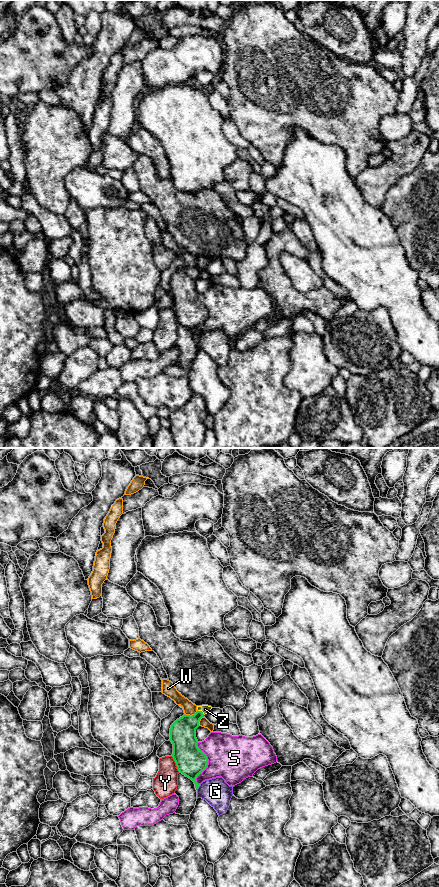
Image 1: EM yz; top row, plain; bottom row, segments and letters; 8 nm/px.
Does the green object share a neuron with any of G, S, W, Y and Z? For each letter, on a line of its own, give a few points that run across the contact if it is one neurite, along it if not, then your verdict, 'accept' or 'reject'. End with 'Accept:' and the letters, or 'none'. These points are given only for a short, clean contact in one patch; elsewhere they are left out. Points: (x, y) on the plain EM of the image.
G: reject
S: reject
W: reject
Y: reject
Z: line yz (183, 283), (201, 263), (205, 261); accept
Accept: Z

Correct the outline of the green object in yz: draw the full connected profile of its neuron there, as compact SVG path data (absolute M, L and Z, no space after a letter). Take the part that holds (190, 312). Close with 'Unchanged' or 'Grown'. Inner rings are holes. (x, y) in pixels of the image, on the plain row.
M208 257L197 258L197 264L194 267L183 267L170 280L169 293L173 296L171 308L179 325L191 331L196 341L200 338L196 330L208 317L206 306L197 298L196 281L199 279L200 271L211 261L212 259Z. Grown

